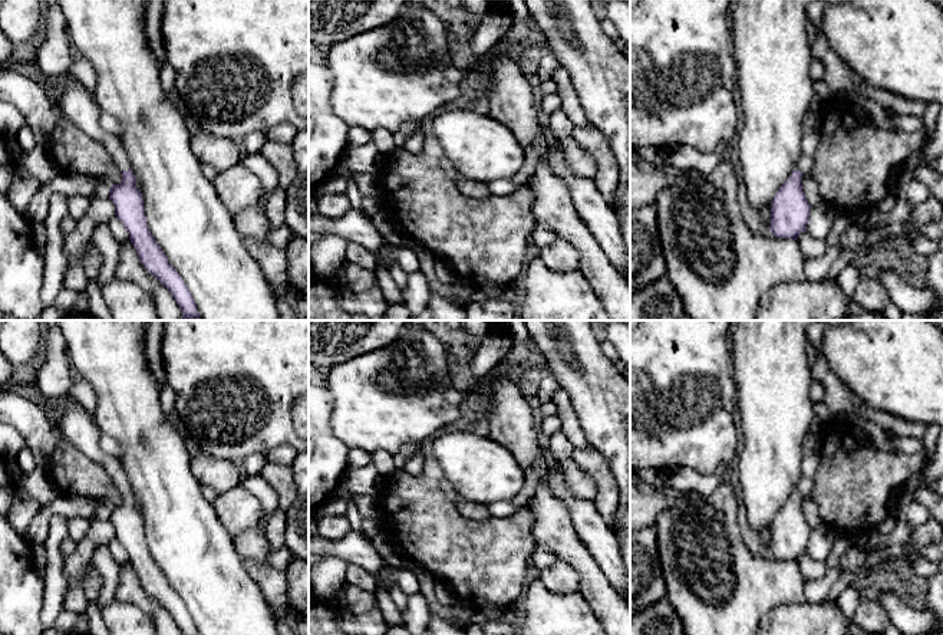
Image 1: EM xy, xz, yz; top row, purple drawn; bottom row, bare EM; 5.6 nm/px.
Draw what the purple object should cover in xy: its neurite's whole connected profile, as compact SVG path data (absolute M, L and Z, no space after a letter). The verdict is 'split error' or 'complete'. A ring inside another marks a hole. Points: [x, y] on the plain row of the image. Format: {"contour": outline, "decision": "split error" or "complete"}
{"contour": "M43 320L46 325L44 358L37 366L37 384L43 394L57 397L62 402L55 418L65 438L70 440L88 457L99 463L122 493L122 503L112 506L109 520L115 527L115 537L125 547L141 586L169 612L181 635L198 635L195 622L155 563L146 546L142 514L131 491L131 483L119 463L100 448L100 430L93 415L72 395L70 388L76 378L66 351L66 340L57 320Z", "decision": "split error"}

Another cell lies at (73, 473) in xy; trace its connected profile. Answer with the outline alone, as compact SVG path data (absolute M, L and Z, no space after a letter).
M67 438L57 442L47 467L60 493L106 499L112 506L122 503L122 493L106 470Z

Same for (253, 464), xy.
M255 453L247 457L241 464L243 476L260 474L267 463L267 453Z

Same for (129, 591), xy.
M131 563L119 565L119 585L115 592L115 599L141 608L152 619L162 608L162 605L141 586Z

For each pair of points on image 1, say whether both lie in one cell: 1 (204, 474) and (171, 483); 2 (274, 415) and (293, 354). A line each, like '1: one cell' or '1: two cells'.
1: two cells
2: one cell

